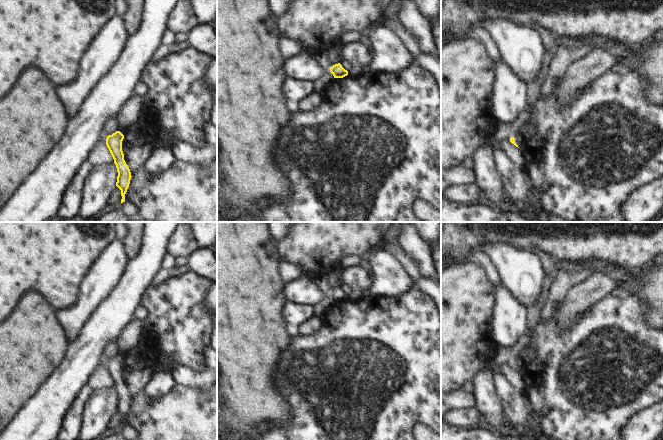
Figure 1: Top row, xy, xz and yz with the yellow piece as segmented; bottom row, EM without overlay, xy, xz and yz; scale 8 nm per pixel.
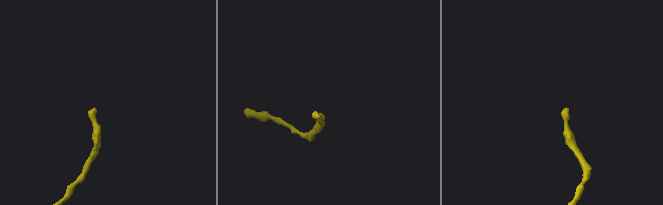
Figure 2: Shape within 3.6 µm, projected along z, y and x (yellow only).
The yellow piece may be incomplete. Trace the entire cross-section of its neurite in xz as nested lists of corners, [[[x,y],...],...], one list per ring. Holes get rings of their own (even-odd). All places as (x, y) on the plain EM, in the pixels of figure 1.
[[[340,287],[330,291],[330,296],[333,298],[334,302],[343,302],[348,299],[348,295],[345,294]]]

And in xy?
[[[116,355],[106,362],[106,369],[114,383],[118,396],[116,410],[121,414],[121,427],[125,426],[125,418],[132,401],[130,393],[124,384],[124,378],[122,375],[123,363],[124,359],[120,355]]]

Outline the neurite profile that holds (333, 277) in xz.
[[[336,268],[332,271],[330,271],[327,275],[327,282],[330,288],[330,291],[332,291],[335,288],[340,287],[341,285],[341,268]]]

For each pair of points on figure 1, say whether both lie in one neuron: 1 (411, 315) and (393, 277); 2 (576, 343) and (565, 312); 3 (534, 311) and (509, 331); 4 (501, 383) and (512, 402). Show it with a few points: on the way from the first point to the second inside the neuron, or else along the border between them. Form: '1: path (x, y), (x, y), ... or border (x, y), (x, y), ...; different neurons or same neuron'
1: border (411, 287), (398, 295), (378, 296); different neurons
2: border (588, 310), (564, 330), (556, 324); different neurons
3: border (527, 307), (527, 324), (529, 328); different neurons
4: path (503, 388), (509, 397); same neuron

